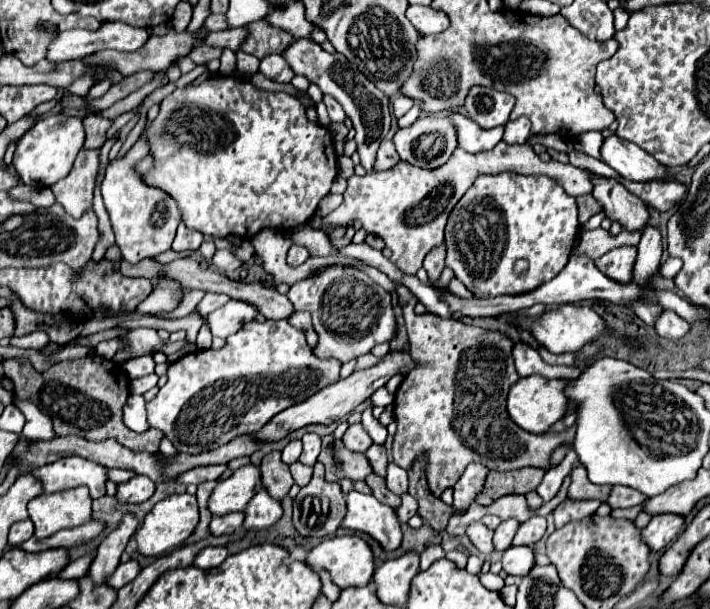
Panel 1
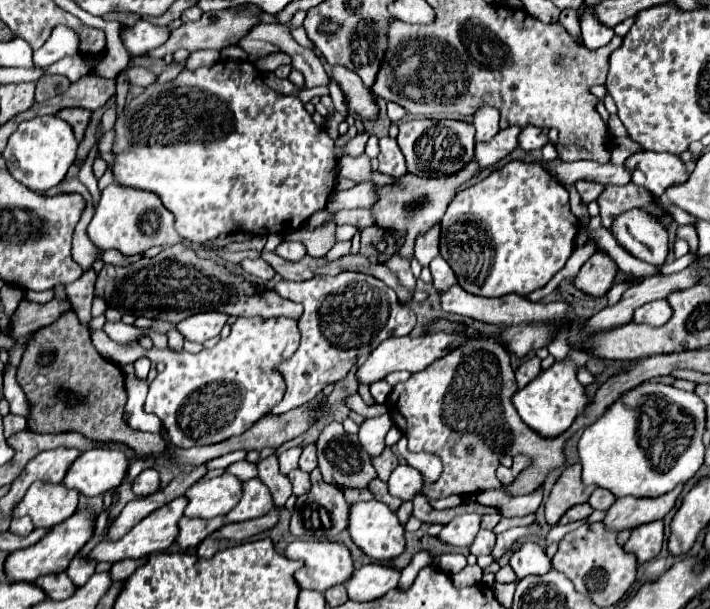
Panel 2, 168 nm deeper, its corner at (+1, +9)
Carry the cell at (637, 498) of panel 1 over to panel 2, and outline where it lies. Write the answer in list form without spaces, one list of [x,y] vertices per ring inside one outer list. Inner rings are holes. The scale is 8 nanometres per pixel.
[[[596,488],[592,492],[592,496],[588,498],[588,504],[594,508],[594,510],[608,510],[612,504],[614,504],[614,496],[608,492],[608,490],[602,490],[602,488]]]

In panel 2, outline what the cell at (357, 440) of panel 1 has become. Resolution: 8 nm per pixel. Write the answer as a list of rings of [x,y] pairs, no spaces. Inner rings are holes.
[[[388,414],[368,418],[364,424],[360,424],[360,432],[358,432],[362,448],[370,456],[380,456],[380,452],[384,452],[384,448],[386,448],[384,438],[390,428],[392,428],[392,418]]]

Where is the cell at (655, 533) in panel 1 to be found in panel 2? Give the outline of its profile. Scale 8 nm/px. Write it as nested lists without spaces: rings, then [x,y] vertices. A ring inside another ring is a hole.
[[[656,520],[652,524],[642,524],[640,528],[634,528],[628,542],[624,544],[624,550],[632,552],[638,564],[644,564],[660,554],[662,544],[664,544],[664,522]]]

